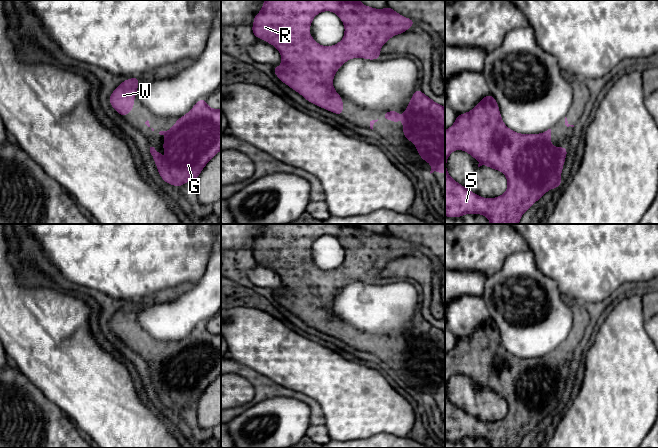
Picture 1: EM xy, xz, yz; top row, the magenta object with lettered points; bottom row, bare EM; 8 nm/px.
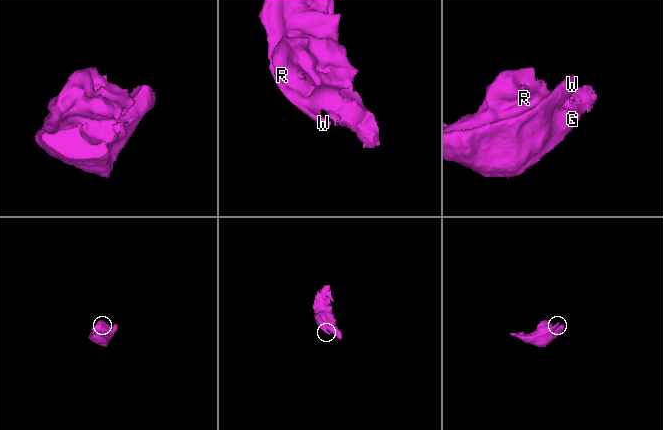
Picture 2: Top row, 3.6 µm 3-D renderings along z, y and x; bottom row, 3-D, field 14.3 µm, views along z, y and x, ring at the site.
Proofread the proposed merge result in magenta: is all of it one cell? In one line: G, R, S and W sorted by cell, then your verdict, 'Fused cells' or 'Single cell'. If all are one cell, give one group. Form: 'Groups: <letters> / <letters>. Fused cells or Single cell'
Groups: G R S W. Single cell

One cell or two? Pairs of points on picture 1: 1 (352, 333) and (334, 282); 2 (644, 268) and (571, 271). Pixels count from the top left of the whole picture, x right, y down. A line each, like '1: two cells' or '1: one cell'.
1: one cell
2: one cell

